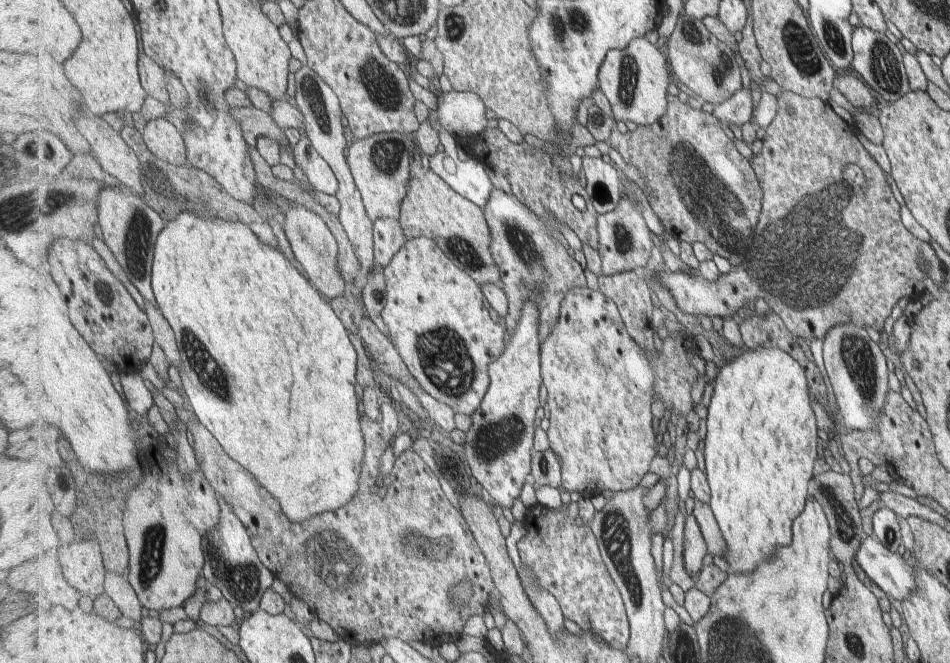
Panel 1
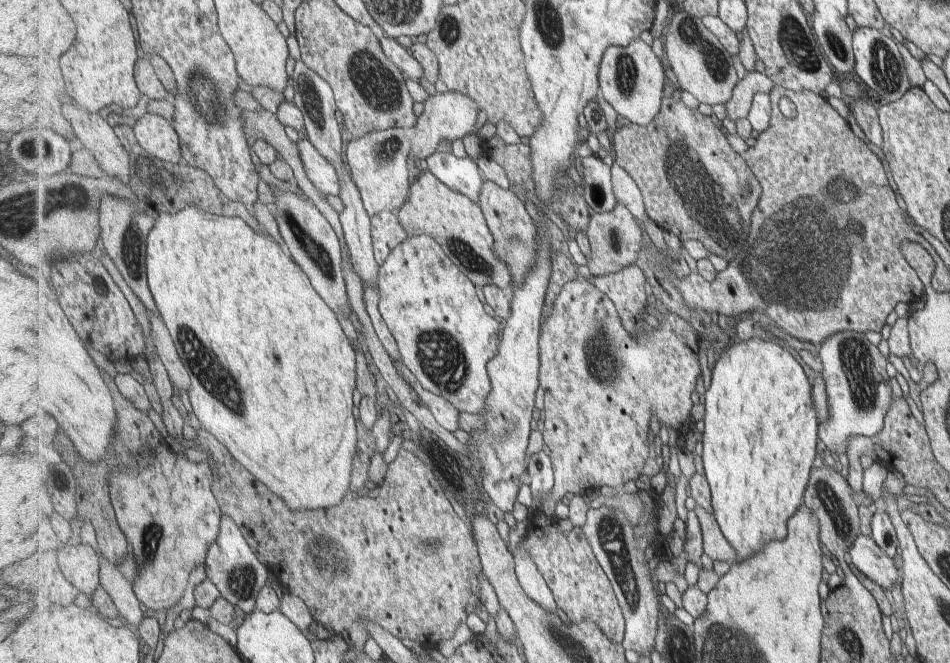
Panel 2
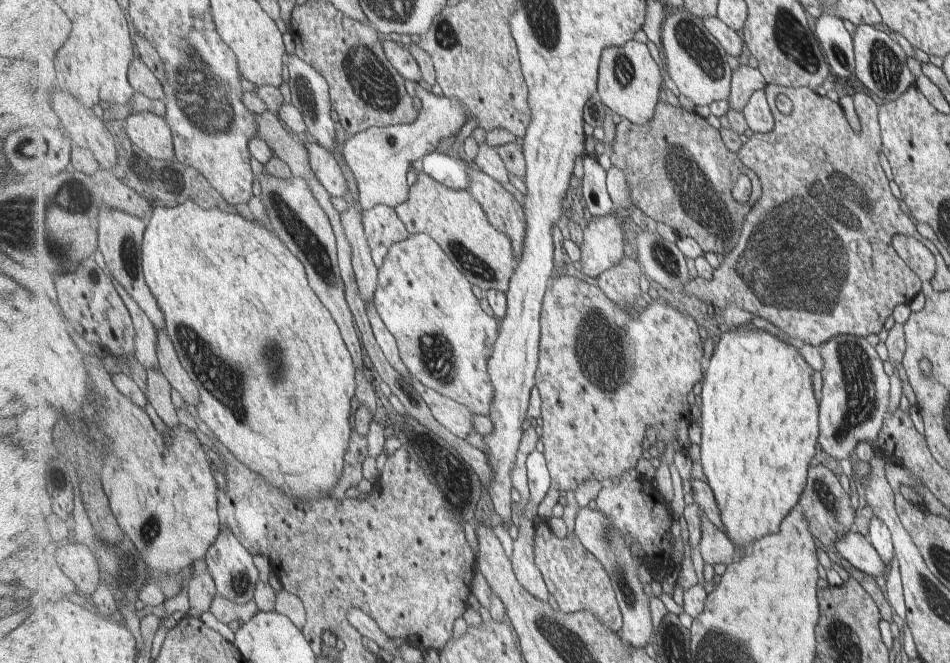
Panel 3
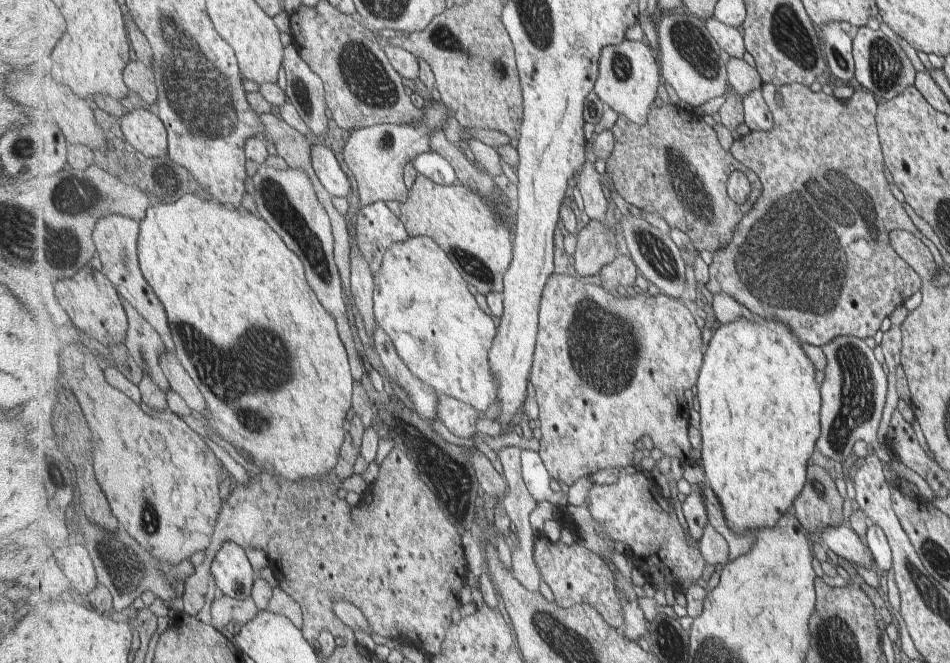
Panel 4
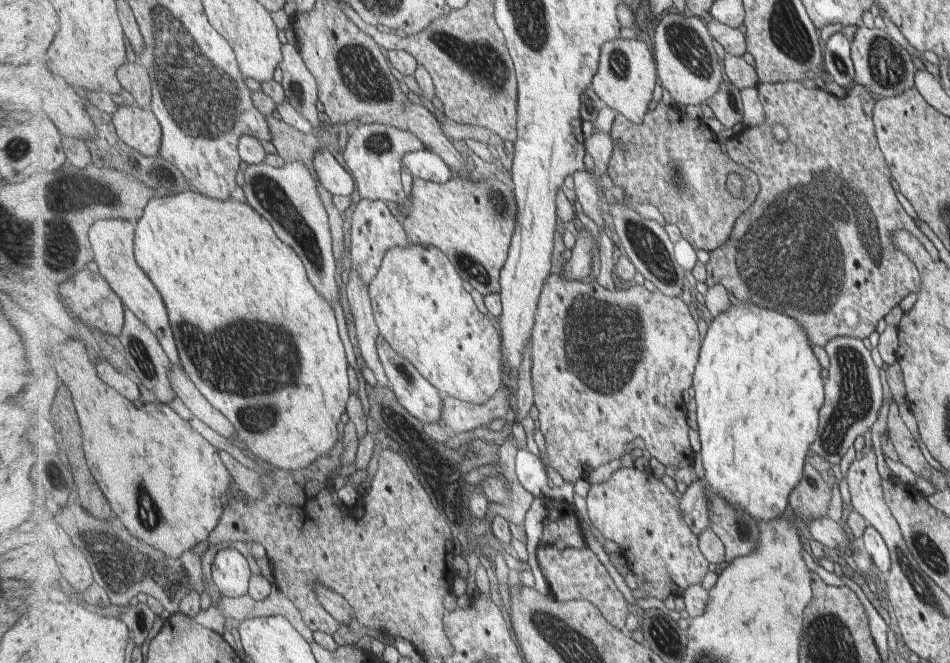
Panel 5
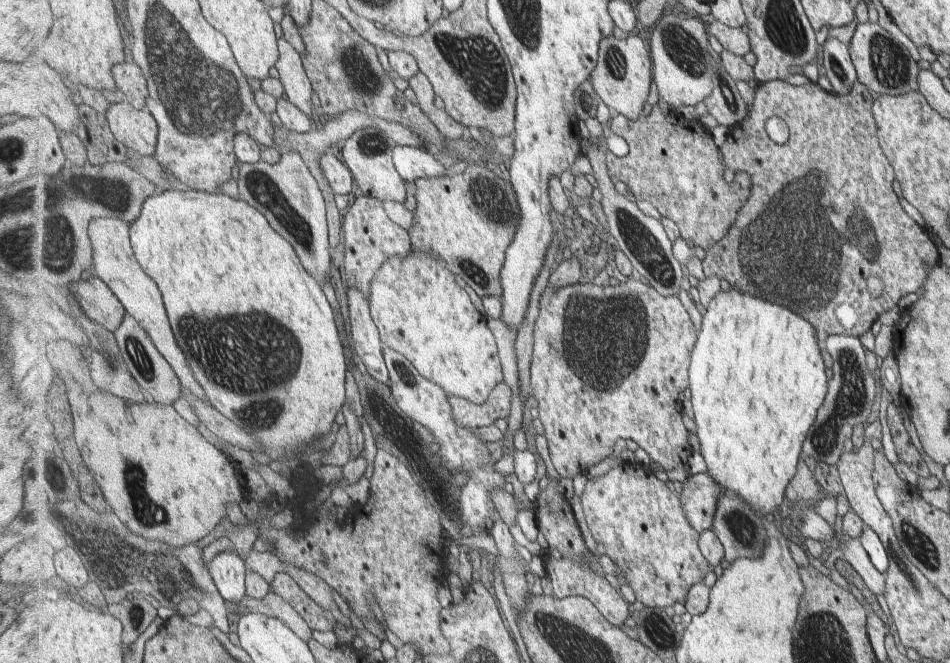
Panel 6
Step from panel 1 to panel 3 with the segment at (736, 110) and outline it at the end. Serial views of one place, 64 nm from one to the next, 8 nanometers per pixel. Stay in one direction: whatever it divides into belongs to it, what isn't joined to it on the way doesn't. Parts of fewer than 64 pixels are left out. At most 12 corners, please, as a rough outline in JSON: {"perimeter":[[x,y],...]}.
{"perimeter":[[760,69],[735,70],[730,108],[745,112],[753,94],[769,85]]}

